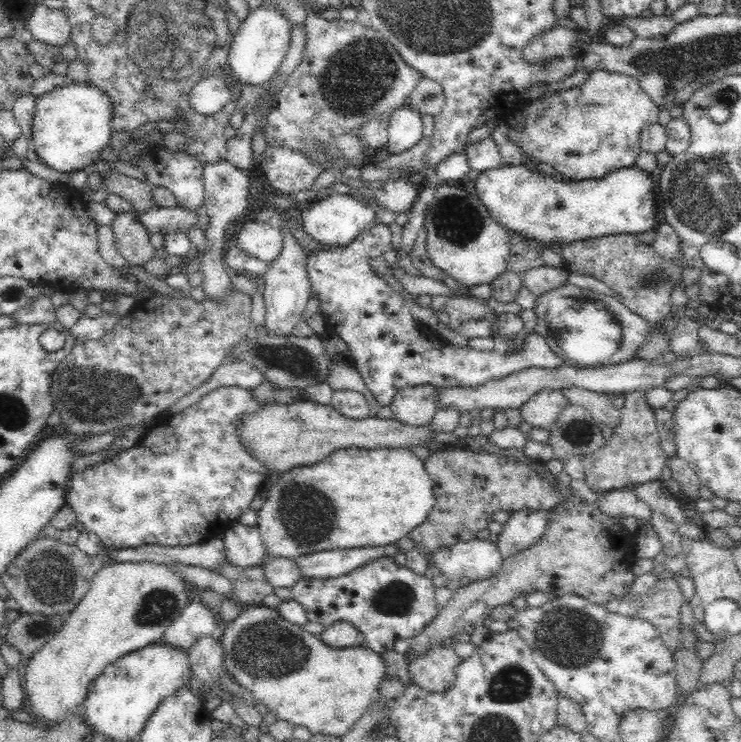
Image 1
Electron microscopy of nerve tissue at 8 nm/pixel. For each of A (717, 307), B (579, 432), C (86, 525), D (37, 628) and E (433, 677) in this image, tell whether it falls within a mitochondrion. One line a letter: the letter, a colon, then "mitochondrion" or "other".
A: other
B: mitochondrion
C: other
D: mitochondrion
E: other

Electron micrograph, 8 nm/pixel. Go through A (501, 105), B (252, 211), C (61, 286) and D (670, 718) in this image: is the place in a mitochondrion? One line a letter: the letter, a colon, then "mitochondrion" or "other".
A: other
B: other
C: other
D: other

